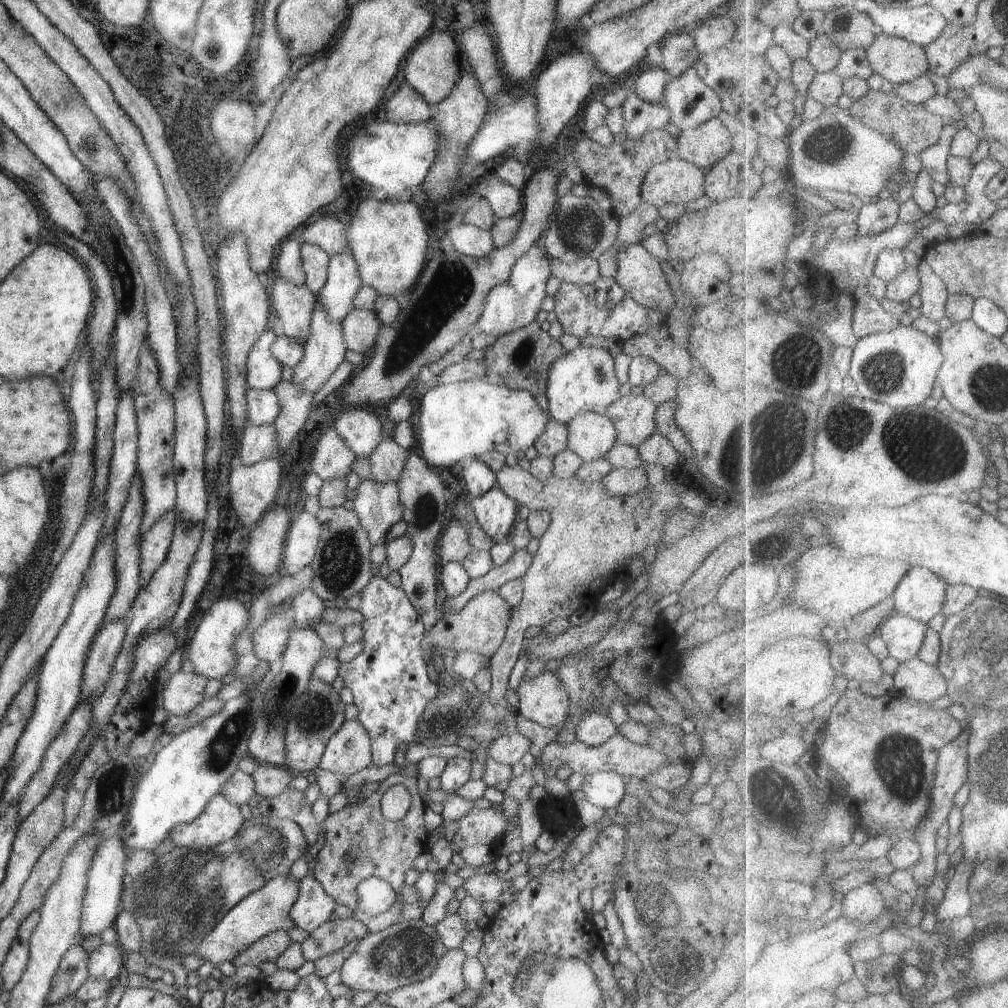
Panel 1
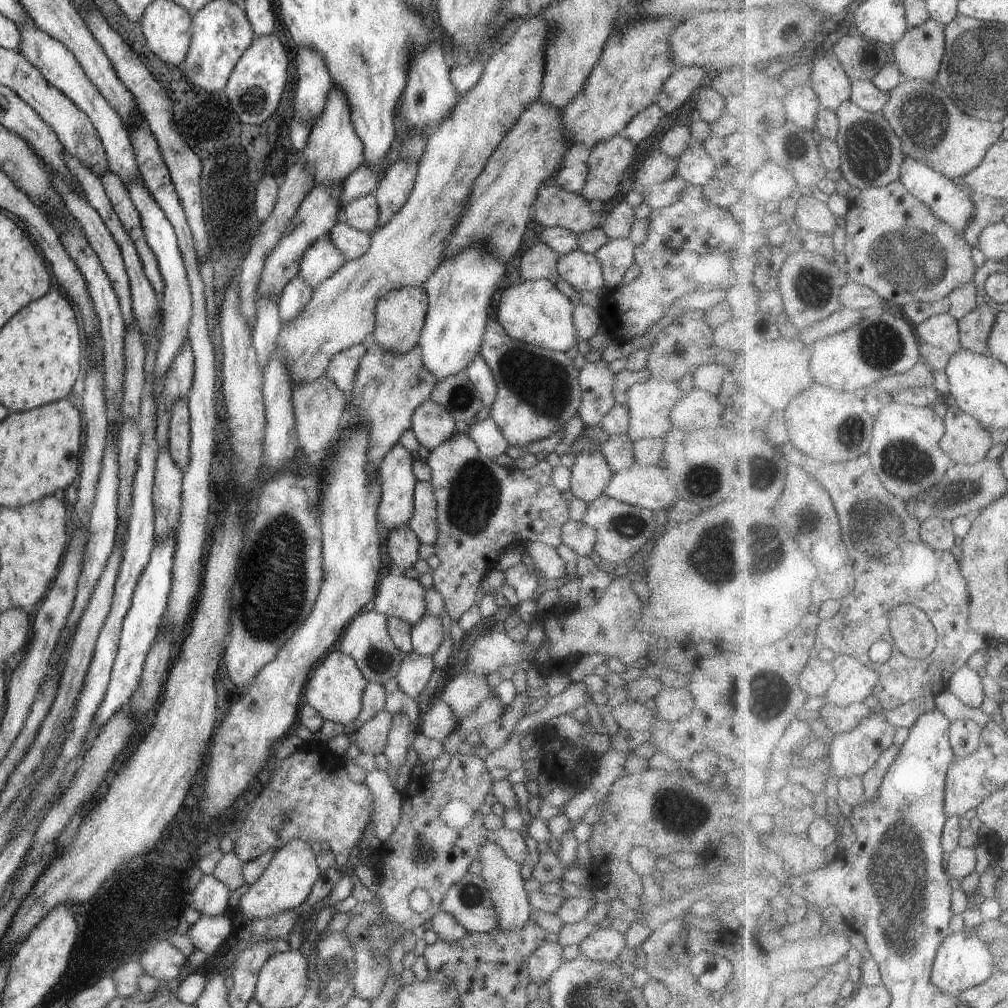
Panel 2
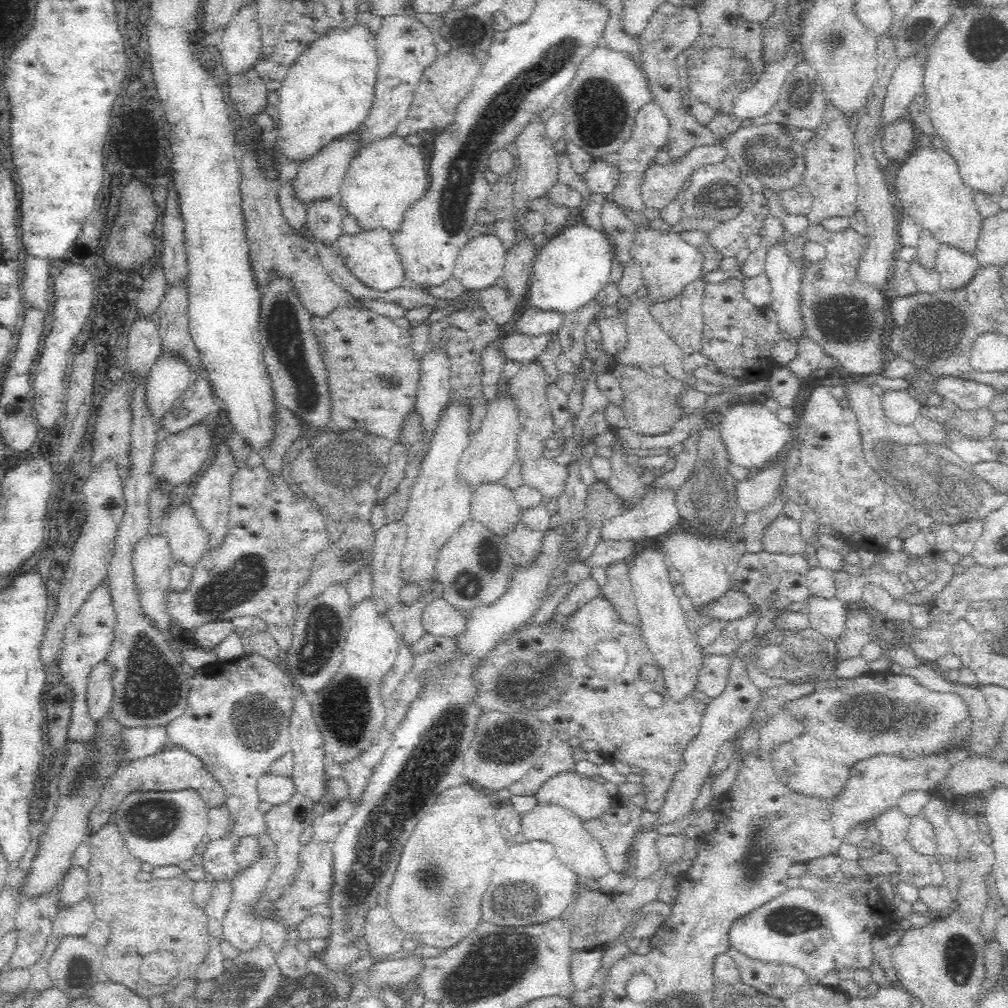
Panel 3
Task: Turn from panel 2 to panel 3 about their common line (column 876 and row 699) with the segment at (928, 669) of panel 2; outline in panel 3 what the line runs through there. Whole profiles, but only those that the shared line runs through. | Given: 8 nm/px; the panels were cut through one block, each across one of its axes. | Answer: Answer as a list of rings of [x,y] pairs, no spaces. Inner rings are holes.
[[[597,596],[597,597],[596,597],[596,598],[594,598],[594,600],[590,600],[590,602],[587,602],[587,603],[584,603],[584,606],[583,606],[583,607],[582,607],[582,608],[580,608],[580,610],[579,610],[579,611],[576,611],[576,614],[575,614],[575,616],[574,616],[574,617],[572,617],[572,622],[571,622],[571,623],[570,623],[570,634],[568,634],[568,636],[566,636],[566,638],[560,638],[560,640],[557,640],[557,636],[552,636],[552,632],[550,632],[550,631],[549,631],[549,626],[548,626],[548,624],[546,624],[546,625],[544,625],[544,626],[542,626],[542,628],[528,628],[528,630],[524,630],[524,632],[520,632],[520,636],[516,636],[516,638],[512,638],[512,640],[510,640],[510,642],[506,642],[506,644],[502,644],[502,646],[500,646],[500,648],[493,648],[493,650],[492,650],[492,651],[491,651],[491,652],[488,652],[488,655],[485,655],[485,656],[484,656],[484,657],[481,657],[481,658],[480,658],[480,659],[479,659],[479,660],[478,660],[478,661],[477,661],[477,664],[476,664],[476,665],[473,665],[473,666],[472,666],[472,667],[471,667],[471,668],[470,668],[470,669],[469,669],[469,672],[468,672],[468,673],[466,673],[466,678],[465,678],[465,679],[468,679],[468,684],[469,684],[469,686],[470,686],[470,696],[469,696],[469,704],[471,704],[471,708],[476,708],[476,709],[477,709],[477,711],[478,711],[478,712],[480,712],[480,713],[481,713],[481,715],[482,715],[482,714],[484,714],[484,713],[490,713],[490,712],[492,712],[492,711],[494,711],[494,712],[504,712],[504,713],[505,713],[505,715],[518,715],[518,714],[534,714],[534,716],[535,716],[535,717],[538,717],[538,719],[539,719],[539,720],[540,720],[540,721],[541,721],[541,722],[547,722],[547,723],[548,723],[548,724],[549,724],[549,725],[550,725],[550,726],[551,726],[551,727],[552,727],[552,728],[553,728],[553,732],[554,732],[554,733],[555,733],[555,734],[556,734],[556,736],[558,736],[558,737],[559,737],[559,738],[561,738],[561,739],[562,739],[562,740],[569,740],[569,738],[572,738],[572,736],[578,736],[578,737],[579,737],[579,738],[580,738],[580,739],[584,739],[584,740],[595,740],[595,741],[596,741],[596,742],[597,742],[597,743],[598,743],[598,744],[599,744],[599,745],[600,745],[600,748],[601,748],[601,751],[600,751],[600,752],[602,752],[602,753],[603,753],[603,754],[604,754],[604,755],[605,755],[605,757],[606,757],[606,758],[607,758],[607,760],[608,760],[608,761],[610,761],[610,762],[613,762],[613,761],[622,761],[622,762],[627,762],[627,763],[628,763],[628,765],[630,765],[630,767],[638,767],[638,768],[640,768],[640,769],[642,769],[642,770],[643,770],[643,771],[644,771],[644,772],[643,772],[643,773],[642,773],[642,775],[641,775],[641,782],[640,782],[640,785],[639,785],[639,787],[640,787],[640,788],[641,788],[641,790],[640,790],[640,797],[639,797],[639,800],[640,800],[640,801],[641,801],[641,804],[642,804],[642,806],[644,806],[644,809],[645,809],[645,810],[649,810],[649,811],[650,811],[650,812],[659,812],[659,811],[660,811],[660,810],[661,810],[661,808],[662,808],[662,807],[664,807],[664,806],[665,806],[665,804],[666,804],[666,799],[667,799],[667,794],[668,794],[668,791],[669,791],[669,790],[670,790],[670,787],[671,787],[671,786],[672,786],[672,783],[675,783],[675,780],[676,780],[676,776],[677,776],[677,775],[679,775],[679,773],[680,773],[680,772],[681,772],[681,771],[682,771],[682,770],[683,770],[683,766],[684,766],[684,761],[683,761],[683,756],[684,756],[684,753],[685,753],[685,752],[686,752],[686,750],[687,750],[687,748],[688,748],[688,745],[689,745],[689,744],[690,744],[690,743],[691,743],[691,742],[692,742],[692,740],[694,740],[694,737],[695,737],[695,736],[696,736],[696,735],[697,735],[697,734],[698,734],[698,732],[700,732],[700,729],[701,729],[701,720],[702,720],[702,717],[703,717],[703,714],[704,714],[704,712],[705,712],[705,709],[706,709],[706,706],[704,706],[704,705],[703,705],[703,704],[702,704],[702,703],[701,703],[701,702],[699,702],[699,701],[697,701],[697,700],[696,700],[696,699],[694,699],[694,698],[693,698],[693,697],[692,697],[692,700],[688,700],[688,702],[687,702],[687,703],[686,703],[686,704],[672,704],[672,700],[668,700],[668,694],[666,694],[666,692],[664,692],[664,684],[662,684],[662,680],[660,680],[660,678],[654,678],[654,682],[646,682],[646,680],[644,680],[644,678],[642,678],[642,676],[640,676],[640,674],[638,674],[638,672],[636,672],[636,674],[630,674],[630,670],[628,670],[628,672],[624,672],[624,682],[612,682],[612,684],[610,684],[610,686],[606,686],[606,682],[610,682],[610,680],[608,680],[608,678],[604,678],[604,676],[600,676],[600,678],[598,678],[598,680],[600,680],[600,684],[602,684],[602,686],[604,686],[604,688],[592,688],[592,682],[580,682],[580,678],[588,678],[588,676],[580,676],[580,674],[582,674],[582,670],[584,670],[584,666],[588,666],[588,664],[586,664],[586,660],[584,660],[584,658],[586,658],[586,656],[584,656],[584,652],[588,652],[588,648],[594,648],[594,644],[596,644],[596,640],[600,640],[600,638],[622,638],[622,632],[620,632],[620,628],[622,628],[622,618],[621,618],[621,616],[620,616],[620,613],[619,613],[619,612],[616,612],[616,610],[612,610],[612,604],[610,604],[610,603],[609,603],[609,602],[608,602],[608,600],[606,600],[606,597],[604,597],[604,596],[603,596],[603,597],[602,597],[602,598],[600,598],[600,597],[598,597],[598,596]],[[648,692],[658,692],[658,694],[660,694],[660,696],[664,696],[664,694],[666,694],[666,698],[662,698],[662,700],[664,700],[664,702],[662,702],[662,706],[660,706],[660,708],[650,708],[650,706],[646,706],[646,704],[645,704],[645,703],[644,703],[644,702],[643,702],[643,700],[642,700],[642,698],[644,698],[644,694],[648,694]]]

